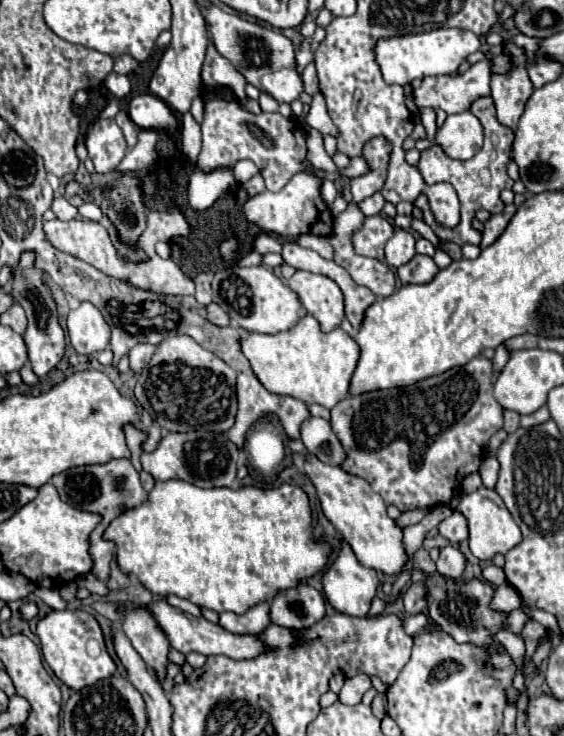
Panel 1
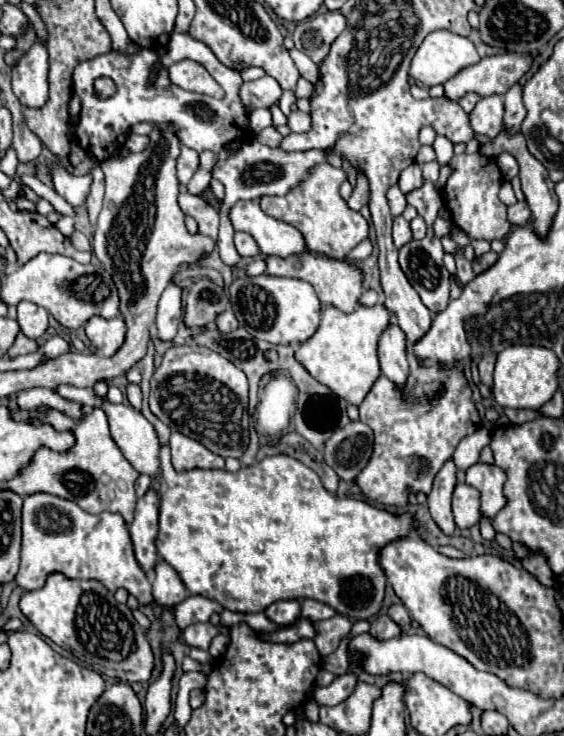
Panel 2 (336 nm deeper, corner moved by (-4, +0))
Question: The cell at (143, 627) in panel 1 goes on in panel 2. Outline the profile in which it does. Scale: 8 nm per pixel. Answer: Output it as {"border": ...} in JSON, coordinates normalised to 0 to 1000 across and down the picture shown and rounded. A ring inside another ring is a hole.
{"border":[[[268,663],[254,677],[243,679],[239,707],[229,715],[239,758],[261,783],[271,780],[271,772],[282,764],[282,753],[275,745],[278,701],[282,701],[282,677]]]}

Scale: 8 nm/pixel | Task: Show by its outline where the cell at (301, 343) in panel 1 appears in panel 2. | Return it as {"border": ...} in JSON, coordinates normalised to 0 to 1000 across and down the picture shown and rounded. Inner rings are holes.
{"border":[[[665,413],[658,418],[637,416],[622,427],[608,427],[605,421],[580,416],[573,418],[562,451],[530,467],[523,486],[562,519],[576,522],[587,533],[619,549],[637,552],[676,508],[668,489],[668,462],[686,446],[690,435],[693,424],[679,413]]]}

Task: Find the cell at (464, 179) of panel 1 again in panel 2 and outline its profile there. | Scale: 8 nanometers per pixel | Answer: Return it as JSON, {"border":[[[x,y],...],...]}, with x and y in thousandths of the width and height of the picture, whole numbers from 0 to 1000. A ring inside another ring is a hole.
{"border":[[[849,196],[849,201],[839,209],[817,209],[800,215],[793,226],[803,234],[789,247],[785,274],[793,288],[800,291],[800,302],[810,310],[817,310],[835,326],[849,326],[849,323],[860,323],[867,329],[892,326],[906,313],[906,304],[899,302],[899,280],[881,266],[892,239],[878,217],[871,212],[853,209],[853,198],[856,196]]]}

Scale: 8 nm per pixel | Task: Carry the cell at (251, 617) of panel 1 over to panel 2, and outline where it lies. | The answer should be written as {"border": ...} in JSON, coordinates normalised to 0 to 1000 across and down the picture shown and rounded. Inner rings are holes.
{"border":[[[498,815],[498,818],[484,818],[477,826],[470,826],[470,837],[495,851],[520,848],[530,840],[530,832],[534,832],[530,815]]]}

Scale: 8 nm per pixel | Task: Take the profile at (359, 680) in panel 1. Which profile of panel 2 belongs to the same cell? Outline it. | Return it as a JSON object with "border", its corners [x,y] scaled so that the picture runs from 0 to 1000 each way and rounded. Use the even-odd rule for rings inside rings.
{"border":[[[629,913],[598,918],[583,932],[559,938],[559,954],[566,959],[598,959],[598,957],[612,954],[622,946],[626,935],[633,932],[633,924],[637,924],[637,918]]]}

